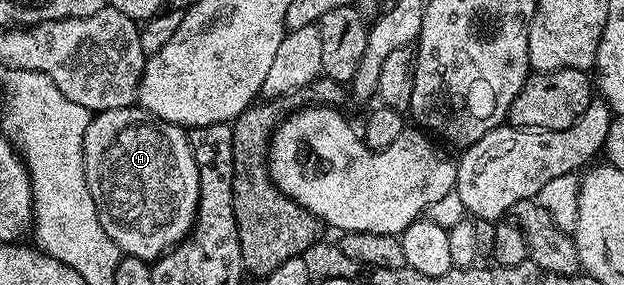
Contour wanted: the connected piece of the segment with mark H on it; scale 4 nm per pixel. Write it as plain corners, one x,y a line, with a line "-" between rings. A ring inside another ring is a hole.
140,107
103,110
90,120
87,135
83,135
83,163
89,190
98,201
99,223
122,254
152,263
189,236
197,220
201,188
197,160
191,155
189,134
182,126
152,117

